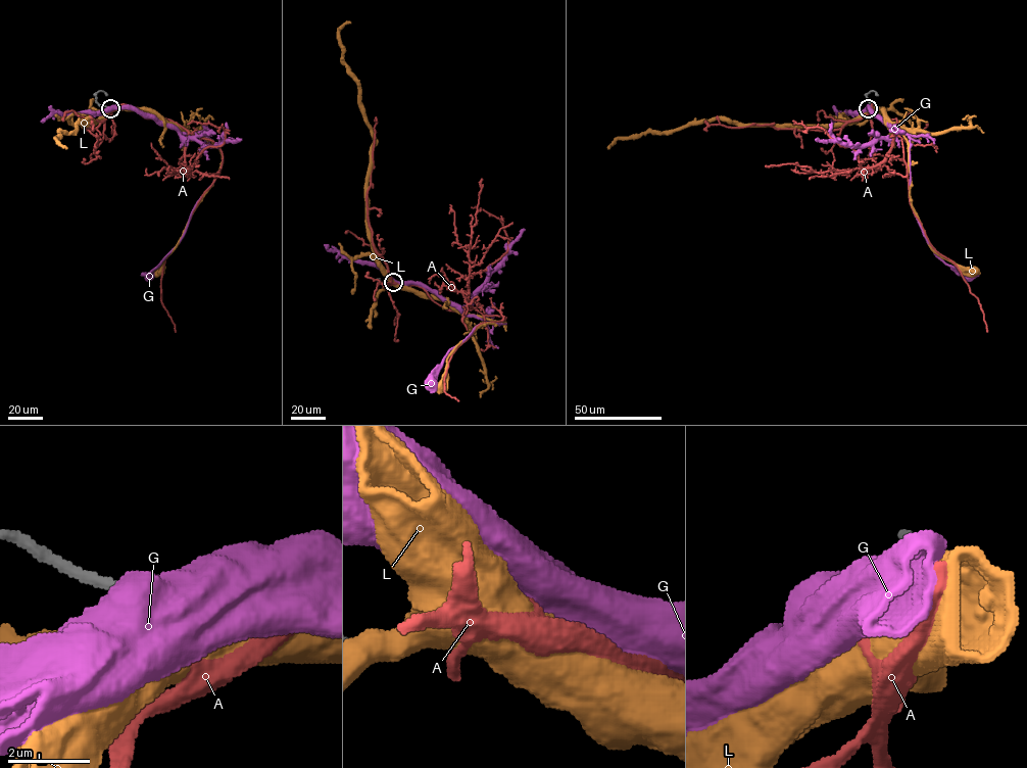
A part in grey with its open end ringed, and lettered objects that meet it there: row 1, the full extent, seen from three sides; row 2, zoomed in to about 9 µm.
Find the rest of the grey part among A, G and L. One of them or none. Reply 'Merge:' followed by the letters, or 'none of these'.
Merge: A

